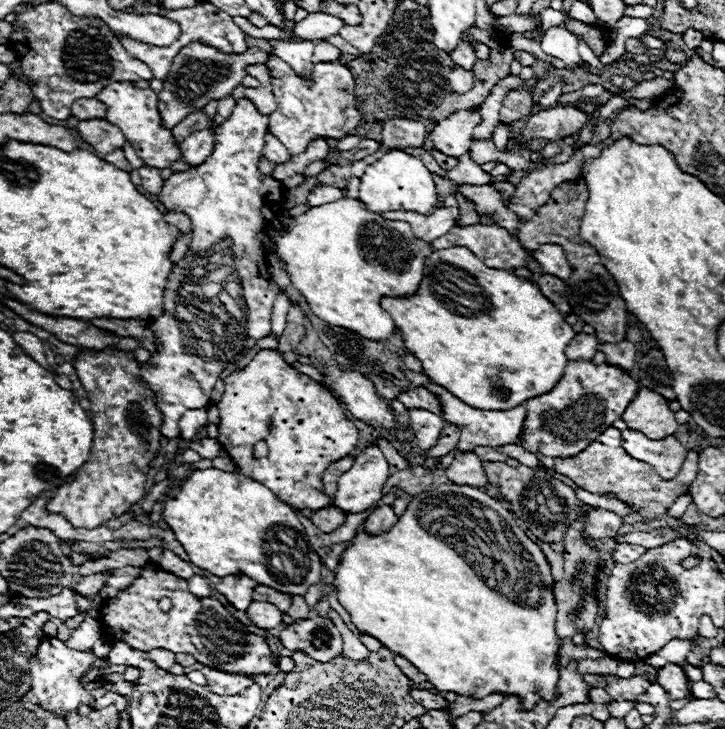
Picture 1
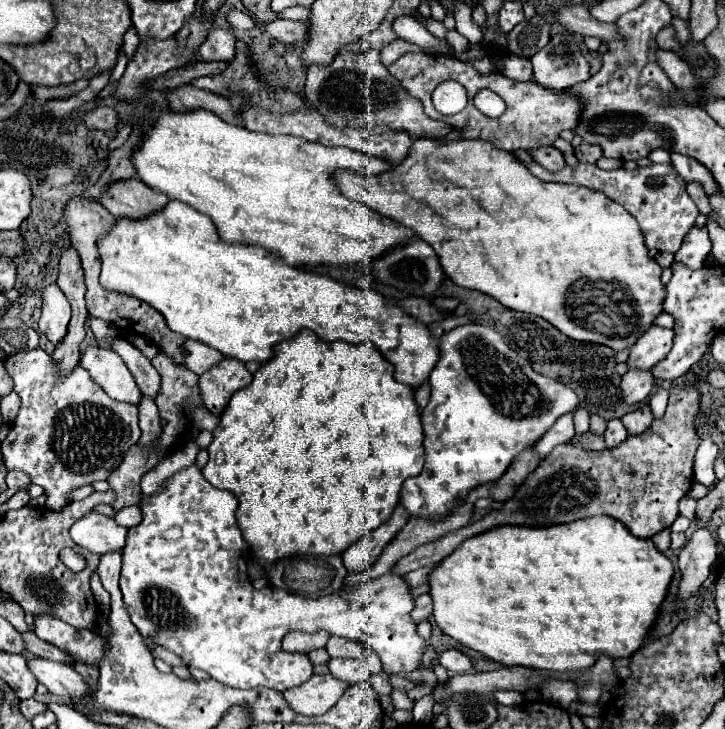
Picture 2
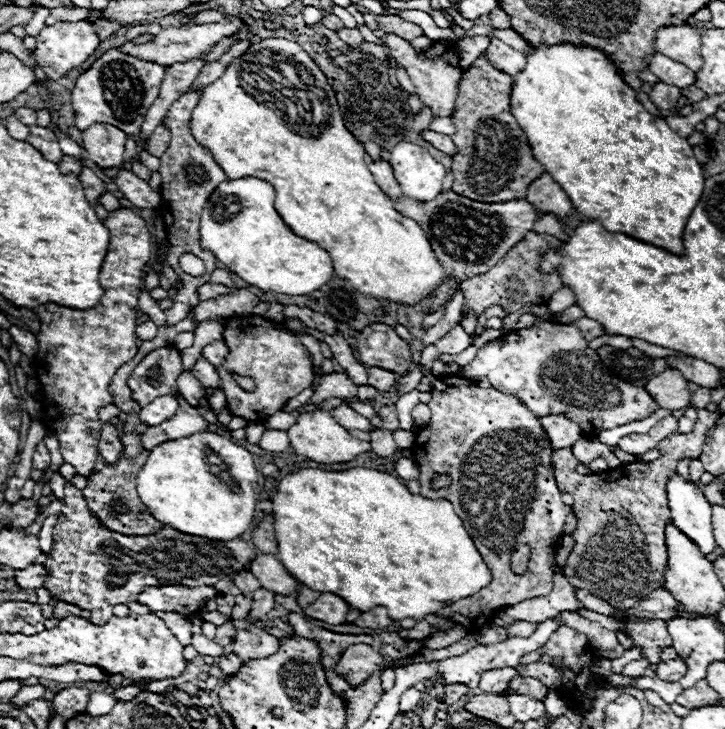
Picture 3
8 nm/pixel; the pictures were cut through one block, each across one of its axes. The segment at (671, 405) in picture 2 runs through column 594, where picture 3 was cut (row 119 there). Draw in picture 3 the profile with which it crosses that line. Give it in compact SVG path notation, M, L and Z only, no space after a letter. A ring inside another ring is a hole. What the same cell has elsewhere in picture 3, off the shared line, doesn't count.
M480 56L468 70L464 70L458 82L456 106L450 118L458 130L452 136L456 144L456 154L452 156L452 190L460 196L476 202L520 200L526 196L530 182L546 172L546 168L532 156L526 134L510 112L512 84L514 78L496 70L486 56Z

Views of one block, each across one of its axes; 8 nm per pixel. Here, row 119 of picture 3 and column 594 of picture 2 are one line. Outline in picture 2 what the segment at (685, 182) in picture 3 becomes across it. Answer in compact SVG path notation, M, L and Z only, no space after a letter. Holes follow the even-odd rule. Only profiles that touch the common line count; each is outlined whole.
M590 516L584 520L574 520L568 524L554 524L554 526L544 526L544 528L530 528L530 526L500 526L492 528L488 532L476 534L468 540L464 540L450 556L440 560L434 570L428 574L428 586L430 586L430 596L434 602L432 618L436 626L460 642L462 646L480 652L482 656L502 664L502 666L530 666L538 670L552 670L552 672L566 672L566 670L582 670L588 668L596 662L598 654L608 654L612 658L618 656L630 656L636 652L646 638L646 632L650 630L656 612L666 596L668 584L672 580L672 562L654 546L652 540L640 540L624 528L618 520L612 520L612 516Z

